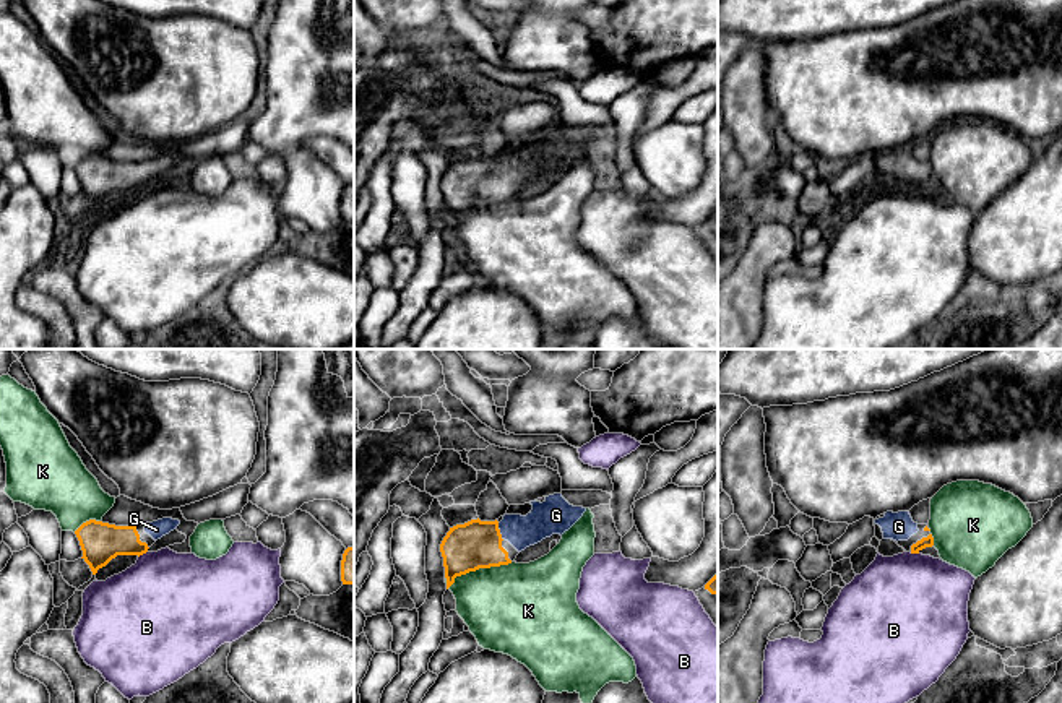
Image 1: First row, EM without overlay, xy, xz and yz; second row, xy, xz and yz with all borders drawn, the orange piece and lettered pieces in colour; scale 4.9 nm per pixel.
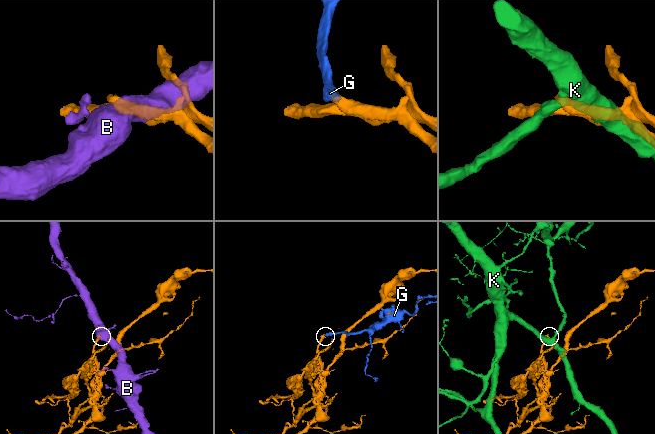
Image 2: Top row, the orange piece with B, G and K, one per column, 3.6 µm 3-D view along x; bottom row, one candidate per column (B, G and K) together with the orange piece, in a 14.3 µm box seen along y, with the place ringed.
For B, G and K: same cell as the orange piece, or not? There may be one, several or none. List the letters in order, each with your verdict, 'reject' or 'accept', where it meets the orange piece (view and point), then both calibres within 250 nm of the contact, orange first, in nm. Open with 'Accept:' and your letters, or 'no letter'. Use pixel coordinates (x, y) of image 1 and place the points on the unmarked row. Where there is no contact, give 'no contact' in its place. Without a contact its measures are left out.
Accept: G
B: reject | xy (142, 190) | 200/460 nm
G: accept | xz (499, 168) | 240/170 nm
K: reject | xz (478, 205) | 240/440 nm

